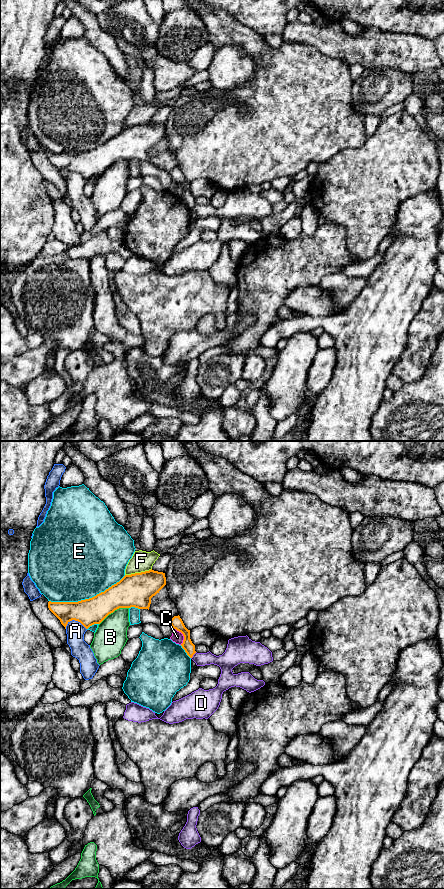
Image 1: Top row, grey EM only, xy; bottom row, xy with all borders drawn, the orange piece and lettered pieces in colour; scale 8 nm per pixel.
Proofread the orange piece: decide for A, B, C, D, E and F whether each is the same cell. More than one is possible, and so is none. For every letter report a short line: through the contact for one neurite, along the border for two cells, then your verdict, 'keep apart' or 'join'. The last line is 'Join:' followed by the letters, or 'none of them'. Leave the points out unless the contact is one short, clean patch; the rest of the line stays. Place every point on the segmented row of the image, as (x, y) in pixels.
A: keep apart
B: keep apart
C: keep apart
D: line xy (196, 652), (191, 658); keep apart
E: keep apart
F: keep apart
Join: none of them

